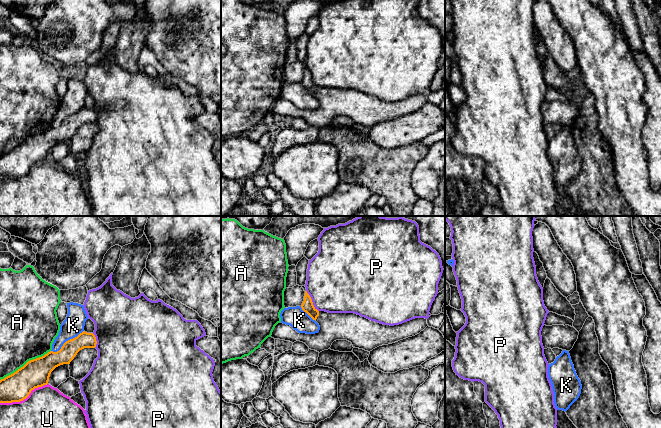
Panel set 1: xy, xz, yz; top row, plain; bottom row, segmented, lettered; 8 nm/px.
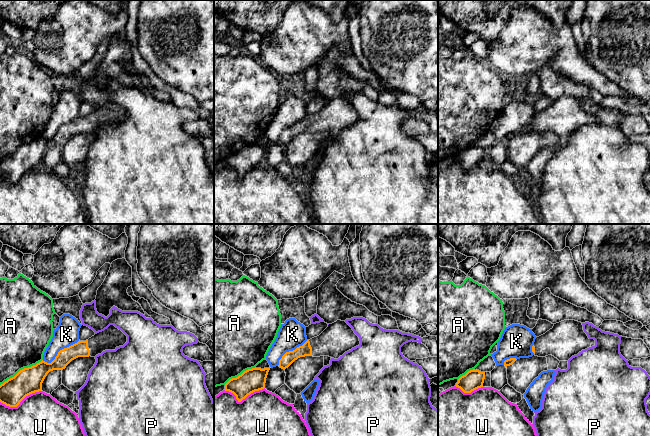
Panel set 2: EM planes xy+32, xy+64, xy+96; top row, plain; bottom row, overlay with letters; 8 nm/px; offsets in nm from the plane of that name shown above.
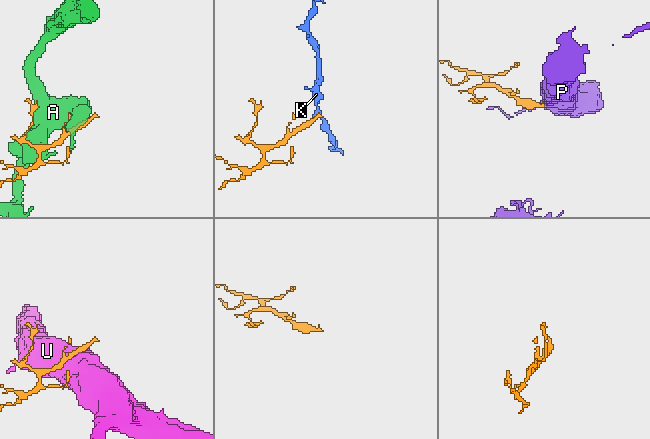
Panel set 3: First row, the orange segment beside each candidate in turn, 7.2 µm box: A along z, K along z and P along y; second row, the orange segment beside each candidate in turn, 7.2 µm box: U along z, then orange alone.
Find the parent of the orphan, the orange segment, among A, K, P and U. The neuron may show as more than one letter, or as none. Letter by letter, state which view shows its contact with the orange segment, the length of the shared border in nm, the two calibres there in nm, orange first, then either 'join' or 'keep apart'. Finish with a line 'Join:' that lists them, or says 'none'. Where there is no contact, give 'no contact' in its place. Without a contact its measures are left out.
A: xy | 480 nm | 220/440 nm | keep apart
K: xy | 320 nm | 150/170 nm | keep apart
P: xz | 150 nm | 100/460 nm | keep apart
U: xy | 420 nm | 220/480 nm | keep apart
Join: none

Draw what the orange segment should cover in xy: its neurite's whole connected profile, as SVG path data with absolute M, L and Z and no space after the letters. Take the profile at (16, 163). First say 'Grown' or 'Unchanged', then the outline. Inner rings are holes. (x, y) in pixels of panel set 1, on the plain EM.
Unchanged. M83 107L66 117L59 127L50 127L28 137L16 148L0 156L0 179L23 177L32 166L48 160L50 150L56 143L70 140L80 126L95 124L96 120L95 111Z

